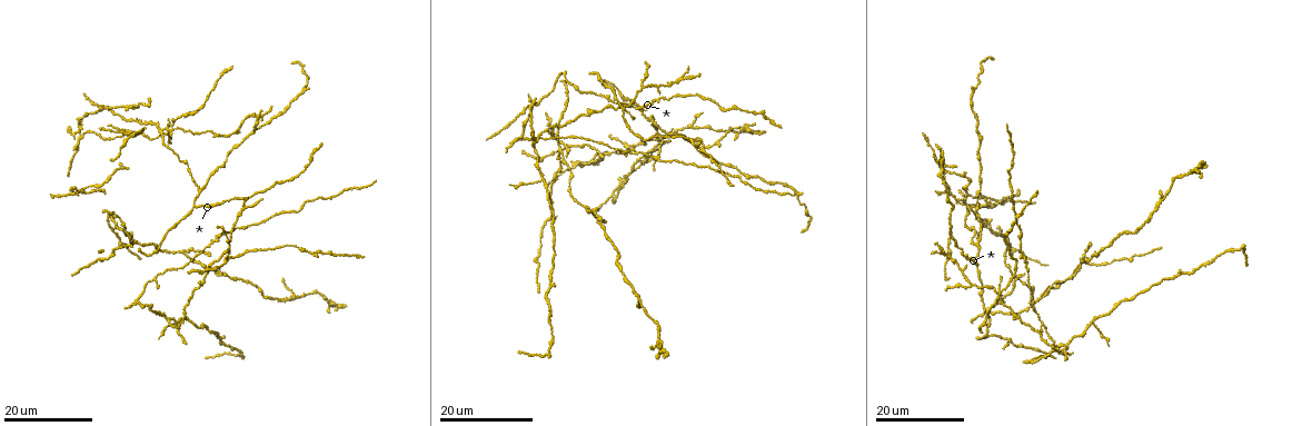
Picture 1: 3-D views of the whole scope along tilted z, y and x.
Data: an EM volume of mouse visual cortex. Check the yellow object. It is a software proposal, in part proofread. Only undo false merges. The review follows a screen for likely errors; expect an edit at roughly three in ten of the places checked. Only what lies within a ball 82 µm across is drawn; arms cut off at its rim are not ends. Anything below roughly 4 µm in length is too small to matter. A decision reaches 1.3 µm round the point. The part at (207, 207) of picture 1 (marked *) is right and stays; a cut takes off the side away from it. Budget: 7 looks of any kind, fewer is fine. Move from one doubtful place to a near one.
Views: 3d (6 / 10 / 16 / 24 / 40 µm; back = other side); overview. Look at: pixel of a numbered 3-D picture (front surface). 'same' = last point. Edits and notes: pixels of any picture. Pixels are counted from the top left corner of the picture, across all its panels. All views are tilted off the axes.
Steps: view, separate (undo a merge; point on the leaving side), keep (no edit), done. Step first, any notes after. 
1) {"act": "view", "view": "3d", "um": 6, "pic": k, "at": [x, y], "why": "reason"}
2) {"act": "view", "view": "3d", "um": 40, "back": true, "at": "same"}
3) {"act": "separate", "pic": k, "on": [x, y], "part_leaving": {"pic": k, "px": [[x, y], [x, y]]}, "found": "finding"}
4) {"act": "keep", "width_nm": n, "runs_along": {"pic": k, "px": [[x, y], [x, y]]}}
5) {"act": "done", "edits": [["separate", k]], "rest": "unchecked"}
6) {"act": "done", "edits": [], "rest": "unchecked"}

{"act": "view", "view": "3d", "um": 16, "pic": 1, "at": [159, 130]}

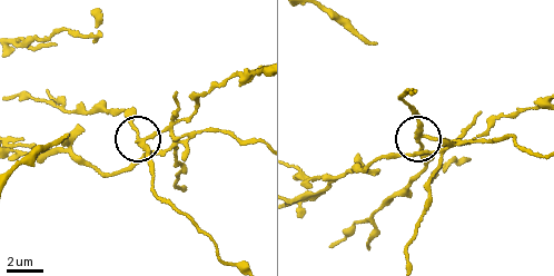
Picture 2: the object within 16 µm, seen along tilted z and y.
{"act": "view", "view": "3d", "um": 6, "pic": 2, "at": [139, 140]}

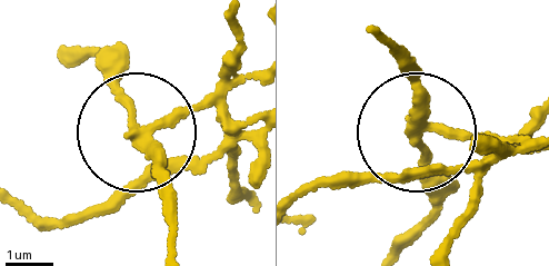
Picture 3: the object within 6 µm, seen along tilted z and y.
{"act": "view", "view": "3d", "um": 6, "back": true, "pic": 3, "at": [418, 124], "why": "other side"}

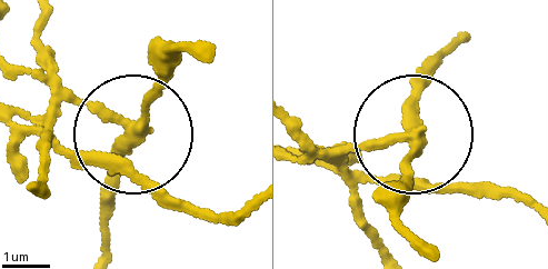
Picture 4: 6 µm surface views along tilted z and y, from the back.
{"act": "separate", "pic": 4, "on": [80, 160], "width_nm": 200, "part_leaving": {"pic": 4, "px": [[406, 135], [360, 150], [357, 175], [530, 201]]}, "found": "two neurons meet here"}

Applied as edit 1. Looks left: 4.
{"act": "view", "view": "3d", "um": 24, "pic": 1, "at": [653, 121], "why": "branch point"}

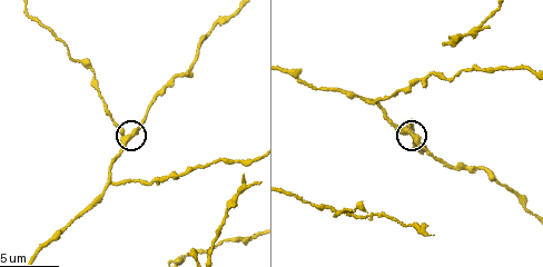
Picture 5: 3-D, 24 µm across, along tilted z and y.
{"act": "view", "view": "3d", "um": 6, "pic": 5, "at": [129, 139], "why": "closer look"}

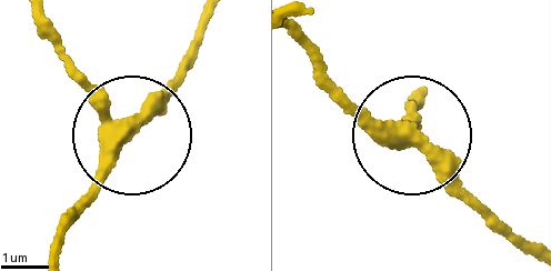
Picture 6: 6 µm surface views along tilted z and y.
{"act": "keep", "runs_along": {"pic": 6, "px": [[56, 254], [138, 106], [187, 71]]}, "found": "all the same neuron"}

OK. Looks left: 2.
{"act": "view", "view": "3d", "um": 10, "pic": 5, "at": [107, 183], "why": "a fork"}

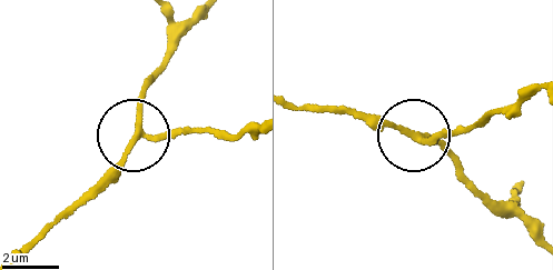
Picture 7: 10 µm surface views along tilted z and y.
{"act": "view", "view": "3d", "um": 6, "pic": 7, "at": [139, 136]}

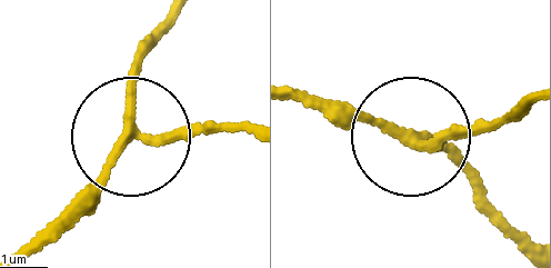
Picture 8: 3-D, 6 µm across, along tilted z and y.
{"act": "keep", "width_nm": 190, "runs_along": {"pic": 8, "px": [[240, 130], [177, 144], [139, 129], [133, 71], [150, 37]]}, "found": "continuous, no second neuron"}

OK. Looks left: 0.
{"act": "done", "edits": [["separate", 4]], "rest": "unchecked"}

